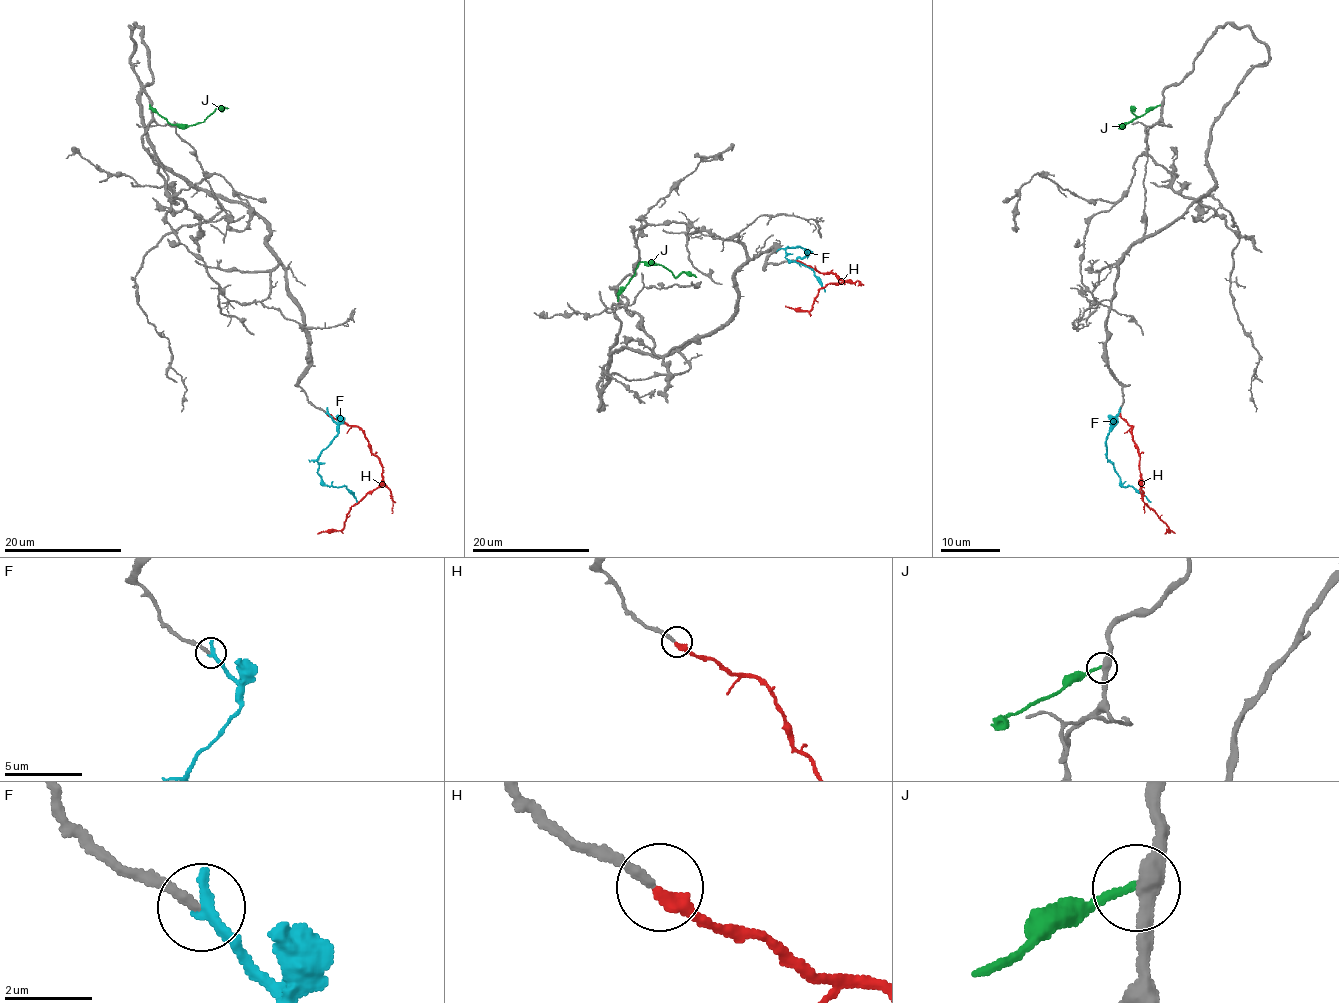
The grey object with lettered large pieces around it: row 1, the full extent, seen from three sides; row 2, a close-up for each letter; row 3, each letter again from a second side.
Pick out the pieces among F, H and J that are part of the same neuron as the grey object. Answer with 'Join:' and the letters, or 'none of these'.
Join: H

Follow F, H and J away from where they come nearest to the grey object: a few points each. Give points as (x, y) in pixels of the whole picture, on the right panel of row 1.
F: (1119, 413), (1107, 436), (1106, 457), (1119, 476), (1121, 485), (1134, 487), (1150, 501)
H: (1119, 413), (1131, 426), (1140, 466), (1141, 498), (1169, 529), (1165, 534)
J: (1161, 105), (1152, 107), (1144, 114), (1121, 125), (1135, 117), (1131, 108), (1135, 108)

